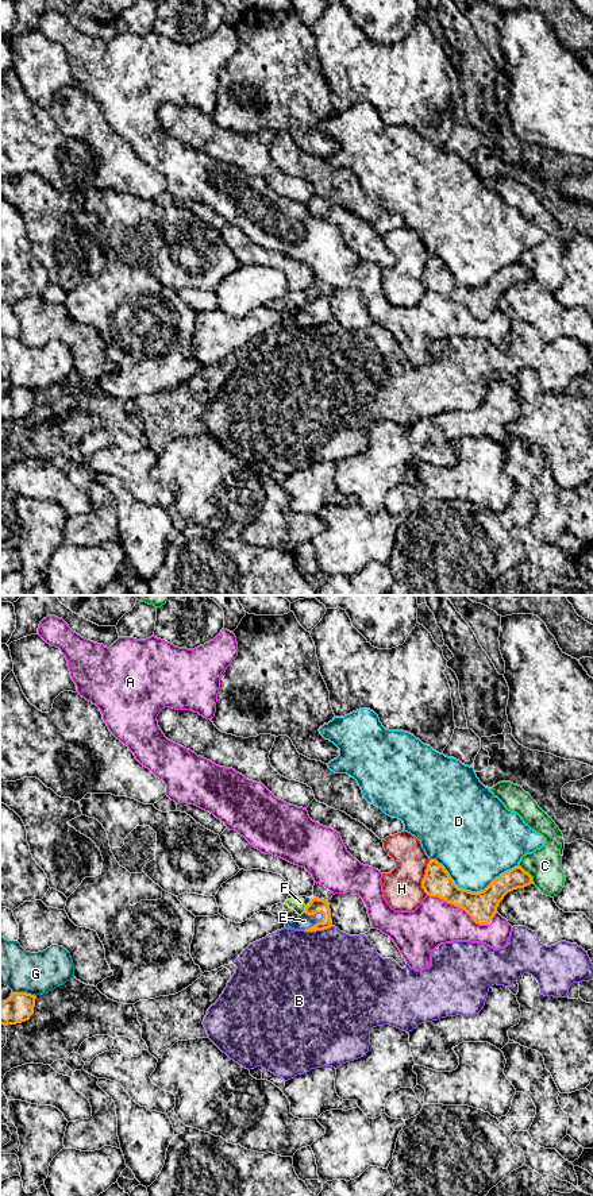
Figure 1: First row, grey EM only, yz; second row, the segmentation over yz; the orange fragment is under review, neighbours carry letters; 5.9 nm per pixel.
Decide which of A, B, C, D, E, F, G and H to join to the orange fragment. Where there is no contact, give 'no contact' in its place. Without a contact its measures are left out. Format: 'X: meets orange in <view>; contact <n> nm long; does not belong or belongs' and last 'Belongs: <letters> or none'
A: meets orange in yz; contact 400 nm long; does not belong
B: meets orange in yz; contact 180 nm long; does not belong
C: meets orange in yz; contact 140 nm long; does not belong
D: meets orange in yz; contact 550 nm long; does not belong
E: meets orange in yz; contact 160 nm long; does not belong
F: meets orange in yz; contact 70 nm long; does not belong
G: meets orange in yz; contact 150 nm long; does not belong
H: meets orange in yz; contact 200 nm long; does not belong
Belongs: none

